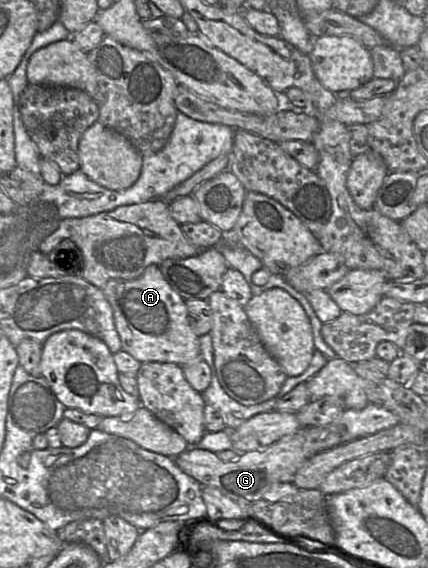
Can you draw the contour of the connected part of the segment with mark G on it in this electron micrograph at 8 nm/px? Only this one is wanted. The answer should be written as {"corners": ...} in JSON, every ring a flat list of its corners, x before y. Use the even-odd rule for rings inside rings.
{"corners":[[369,404,362,410,345,409,338,419,327,425,302,427,296,433,285,436,264,449,240,453,234,461,222,461,216,453,197,447,189,447,173,459,181,470,202,486,213,486,241,507,250,507,263,499,264,493,272,484,292,483,298,469,312,456,399,423,400,418,390,410]]}

